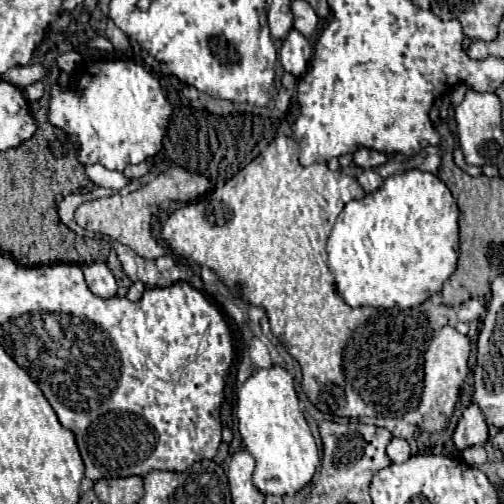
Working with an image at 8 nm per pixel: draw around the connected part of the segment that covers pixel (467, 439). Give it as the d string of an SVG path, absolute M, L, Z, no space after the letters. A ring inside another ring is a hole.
M471 403L463 411L463 415L461 415L461 419L459 419L459 423L457 423L455 431L453 431L453 441L455 441L457 449L463 451L465 447L485 445L487 443L487 437L489 435L487 435L485 417L483 417L481 409L475 403Z

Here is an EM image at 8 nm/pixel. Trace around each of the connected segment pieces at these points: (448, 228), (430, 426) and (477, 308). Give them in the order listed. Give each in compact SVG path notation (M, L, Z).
M409 169L403 175L385 179L383 187L365 195L359 201L349 201L337 217L327 241L329 271L335 277L335 287L349 307L383 307L411 309L425 303L433 293L439 293L443 283L457 269L459 259L459 227L457 201L447 185L433 173Z
M445 325L441 331L437 331L433 341L429 343L429 349L425 353L425 389L423 389L423 397L419 403L419 413L423 415L423 423L421 423L423 431L435 433L447 425L447 421L455 409L457 397L459 397L459 387L461 387L465 375L469 373L469 367L467 367L469 351L471 351L469 339L465 335L461 335L455 327L449 327L449 325Z
M469 299L469 301L465 301L465 303L461 303L461 305L457 307L457 317L459 317L459 321L471 323L471 321L481 319L481 317L485 315L485 311L487 311L487 309L485 309L479 301Z

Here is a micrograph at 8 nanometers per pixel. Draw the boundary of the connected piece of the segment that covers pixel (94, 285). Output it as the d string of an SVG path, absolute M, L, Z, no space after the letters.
M101 261L91 263L83 269L83 273L85 273L85 281L87 281L91 293L95 293L97 297L107 299L117 293L117 281L105 263L101 263Z

